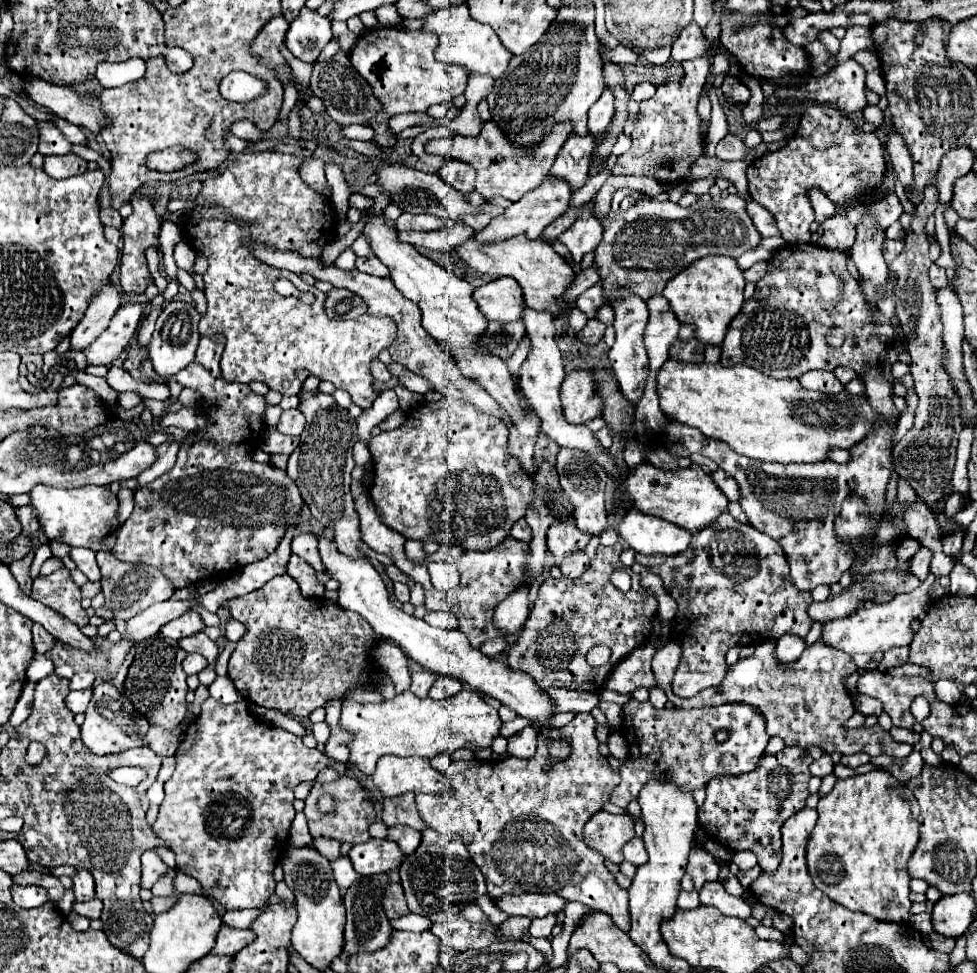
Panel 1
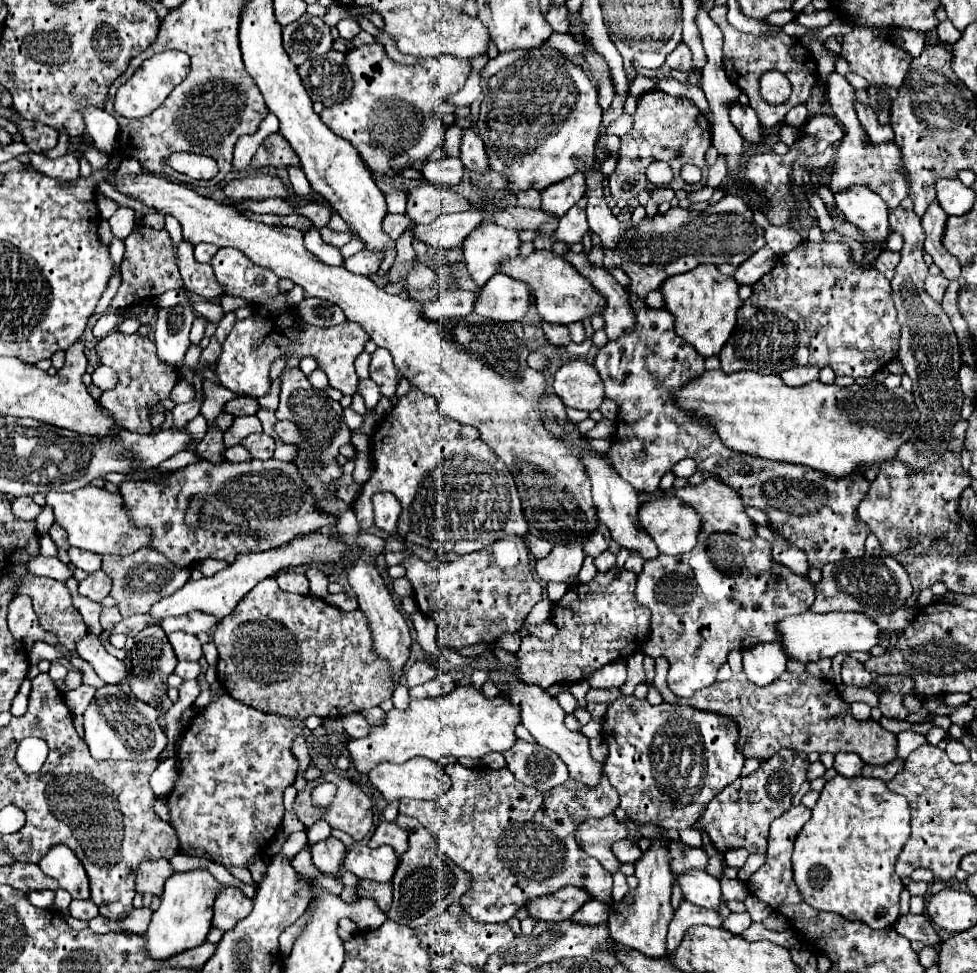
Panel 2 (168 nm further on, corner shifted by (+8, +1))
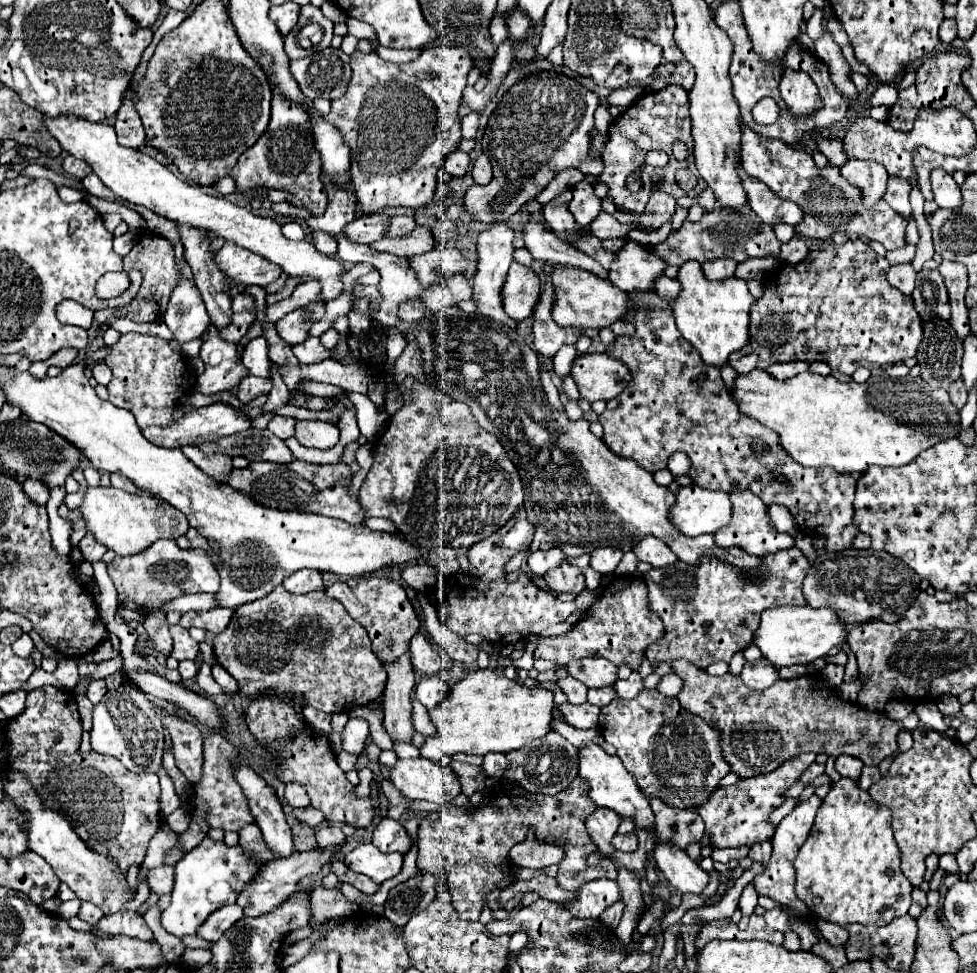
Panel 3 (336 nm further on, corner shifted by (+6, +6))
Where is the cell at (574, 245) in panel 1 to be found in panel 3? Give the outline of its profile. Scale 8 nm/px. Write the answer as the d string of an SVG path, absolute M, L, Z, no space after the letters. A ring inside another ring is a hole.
M581 181L573 187L573 199L569 203L569 211L581 227L587 227L603 209L601 199L595 195L593 185L589 181Z

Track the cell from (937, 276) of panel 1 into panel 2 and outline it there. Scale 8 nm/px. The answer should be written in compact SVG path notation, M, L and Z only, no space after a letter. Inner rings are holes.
M929 276L925 280L925 290L929 292L929 296L933 296L937 302L941 302L947 284L949 284L949 280L945 276Z

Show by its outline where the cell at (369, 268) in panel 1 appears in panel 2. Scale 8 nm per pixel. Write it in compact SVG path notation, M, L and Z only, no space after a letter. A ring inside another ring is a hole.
M357 252L353 254L351 258L345 260L345 268L353 274L365 274L365 276L371 276L377 272L379 264L381 264L381 258L383 256L377 256L373 252Z

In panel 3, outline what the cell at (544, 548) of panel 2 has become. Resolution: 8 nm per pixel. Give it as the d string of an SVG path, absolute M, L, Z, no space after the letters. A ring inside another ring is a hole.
M547 549L547 551L535 551L529 555L527 559L527 567L531 569L533 575L543 577L547 571L551 571L553 567L561 565L561 559L565 559L565 555L559 549Z

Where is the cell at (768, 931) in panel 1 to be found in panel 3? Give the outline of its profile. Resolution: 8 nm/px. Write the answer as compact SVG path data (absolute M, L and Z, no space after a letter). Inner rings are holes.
M749 883L749 885L743 889L743 895L741 895L741 899L739 899L739 907L741 907L743 915L753 915L753 909L755 909L755 905L757 905L757 899L759 899L759 895L757 895L755 887Z

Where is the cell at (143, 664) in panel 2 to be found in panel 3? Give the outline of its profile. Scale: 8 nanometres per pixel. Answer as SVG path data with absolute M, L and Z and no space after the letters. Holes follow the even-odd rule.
M153 613L145 619L145 629L147 633L153 637L153 641L157 643L155 651L171 651L173 647L173 639L169 635L169 623L165 621L165 613Z

